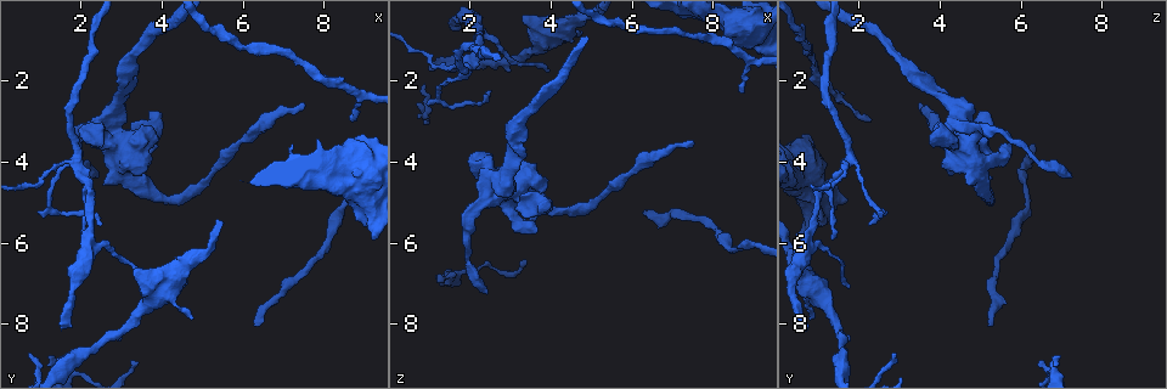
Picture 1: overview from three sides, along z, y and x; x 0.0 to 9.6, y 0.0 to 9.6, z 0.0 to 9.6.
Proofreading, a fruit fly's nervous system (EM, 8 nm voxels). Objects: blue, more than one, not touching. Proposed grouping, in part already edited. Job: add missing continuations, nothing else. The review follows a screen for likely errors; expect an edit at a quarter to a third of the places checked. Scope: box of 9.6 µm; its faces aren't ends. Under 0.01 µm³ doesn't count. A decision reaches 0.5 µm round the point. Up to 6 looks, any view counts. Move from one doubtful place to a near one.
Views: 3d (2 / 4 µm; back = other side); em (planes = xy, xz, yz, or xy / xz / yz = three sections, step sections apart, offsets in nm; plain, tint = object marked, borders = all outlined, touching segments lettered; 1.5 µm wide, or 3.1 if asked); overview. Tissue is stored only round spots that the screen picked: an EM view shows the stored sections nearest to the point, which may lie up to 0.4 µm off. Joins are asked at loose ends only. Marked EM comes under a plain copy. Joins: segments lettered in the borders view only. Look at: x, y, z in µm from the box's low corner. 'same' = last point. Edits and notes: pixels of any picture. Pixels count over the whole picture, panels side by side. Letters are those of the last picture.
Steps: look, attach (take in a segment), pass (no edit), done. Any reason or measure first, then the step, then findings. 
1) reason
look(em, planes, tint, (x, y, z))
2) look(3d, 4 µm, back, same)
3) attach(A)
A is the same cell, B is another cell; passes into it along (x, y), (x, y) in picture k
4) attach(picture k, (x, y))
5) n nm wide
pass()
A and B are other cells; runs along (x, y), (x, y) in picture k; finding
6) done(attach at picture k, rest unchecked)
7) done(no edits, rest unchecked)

end of a long branch
look(em, xz, step 4, tint, (6.30, 8.00, 5.20))

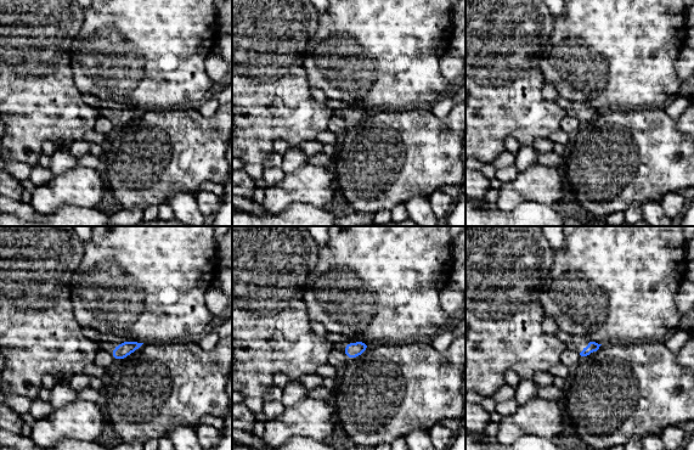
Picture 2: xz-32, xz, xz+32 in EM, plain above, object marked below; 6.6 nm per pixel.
look(em, planes, borders, same)

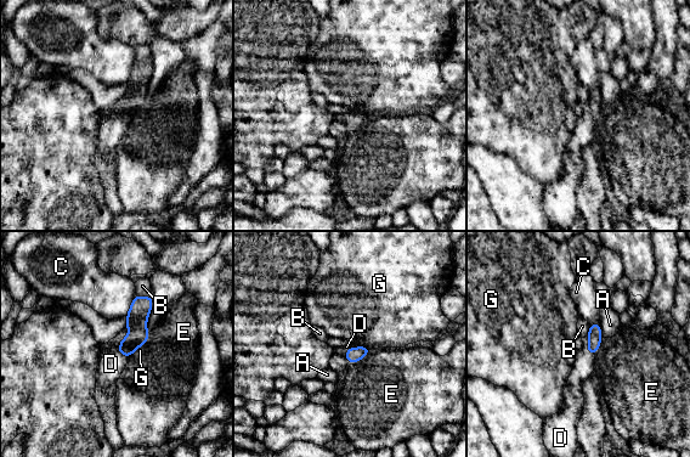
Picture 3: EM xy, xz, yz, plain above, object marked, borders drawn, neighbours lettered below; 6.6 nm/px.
attach(D)
D is the same cell, A, B, C, E and G are other cells; passes into it along (140, 310), (120, 342), (111, 364) in picture 3; the cell continues

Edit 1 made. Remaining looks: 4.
thin end
look(3d, 2 µm, (8.65, 3.00, 2.30))

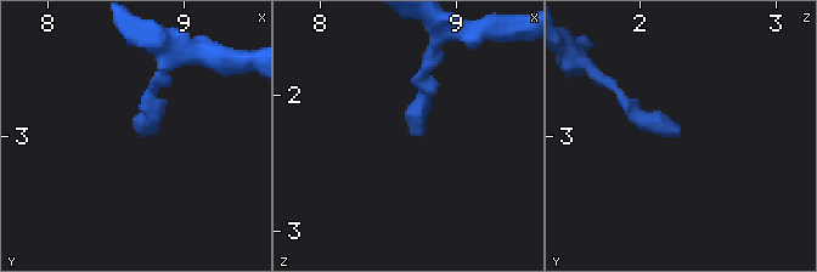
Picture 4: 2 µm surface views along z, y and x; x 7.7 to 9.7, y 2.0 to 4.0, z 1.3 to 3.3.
now the EM
look(em, planes, borders, (8.64, 2.94, 2.28))

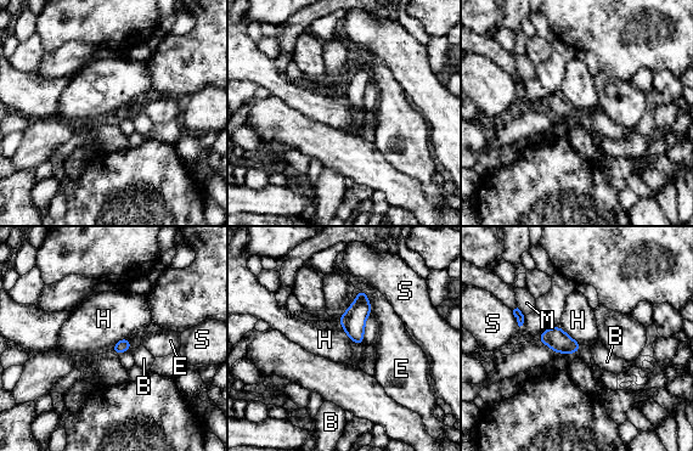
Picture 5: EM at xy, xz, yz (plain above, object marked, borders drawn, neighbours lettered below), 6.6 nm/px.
H touches over 220 nm
pass()
B, E, H, M and S are other cells; border along (338, 322), (344, 332), (361, 345) in picture 5; no lettered segment goes on from it

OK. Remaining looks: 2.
done(attach at picture 3, rest unchecked)

